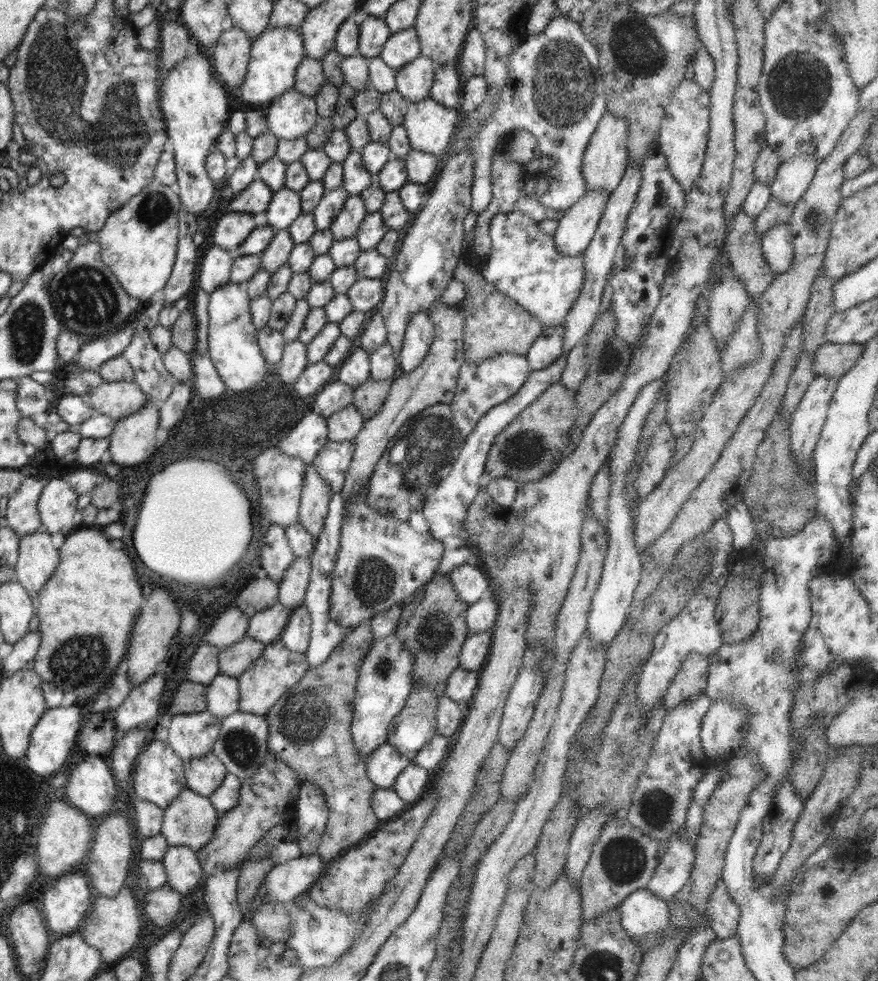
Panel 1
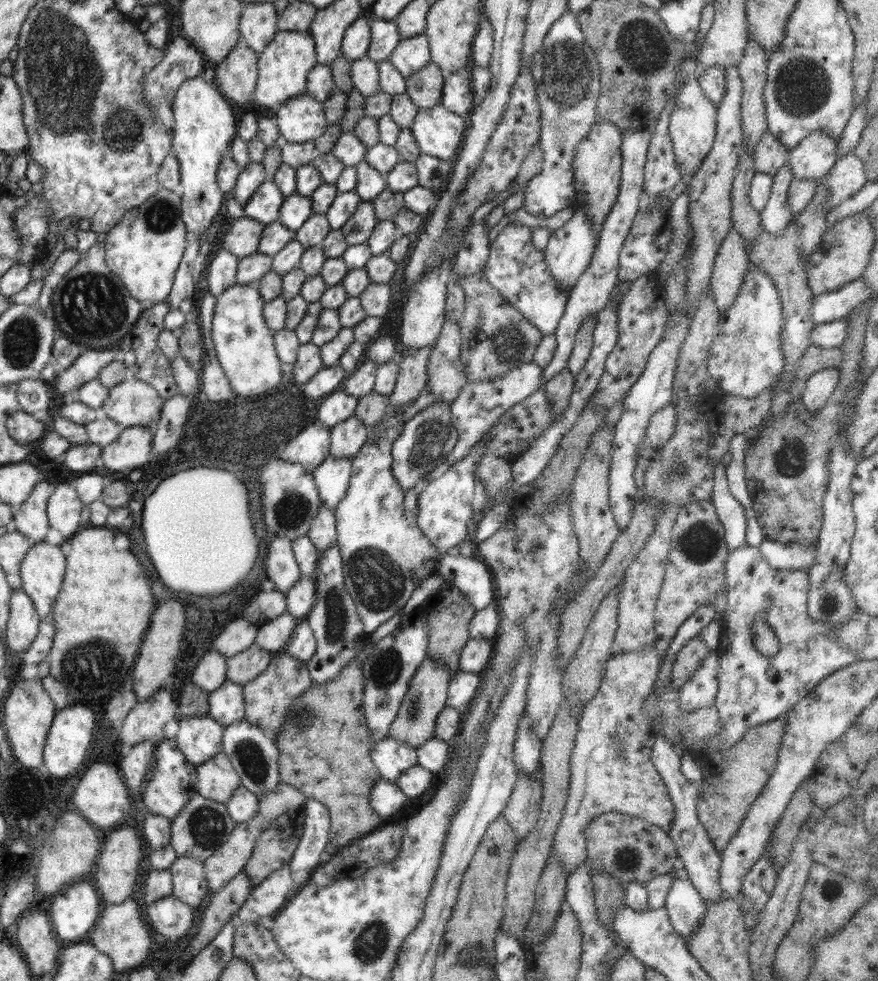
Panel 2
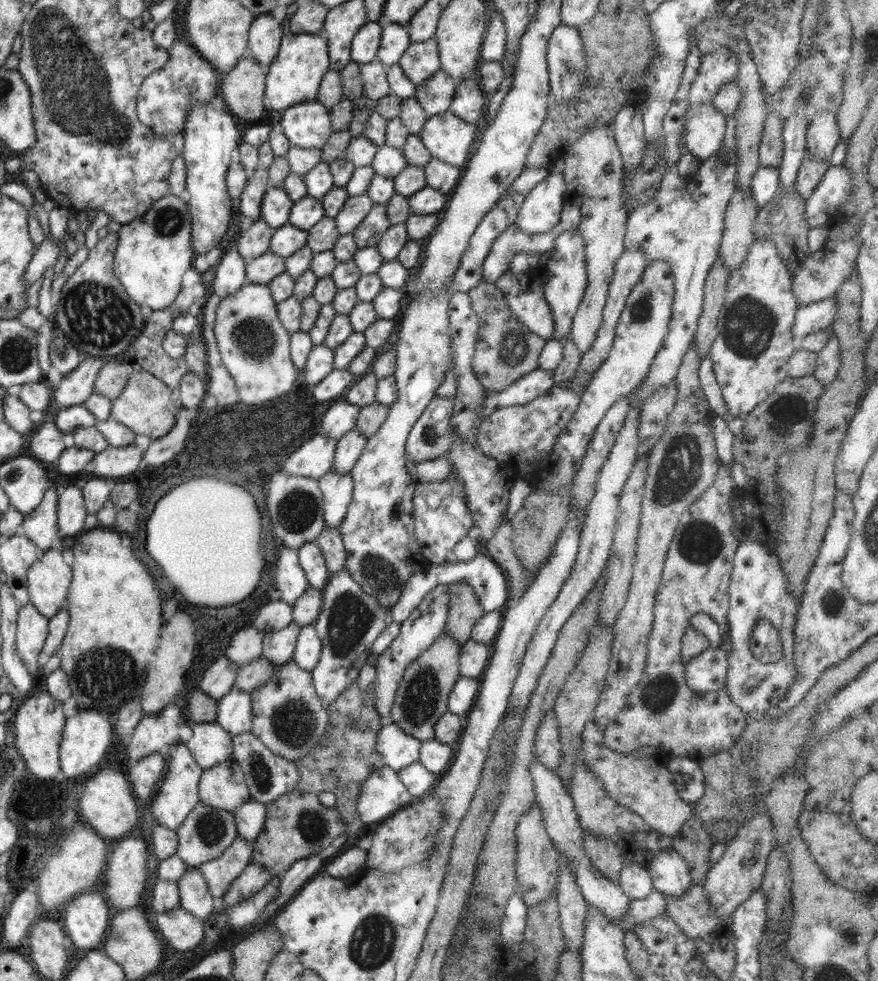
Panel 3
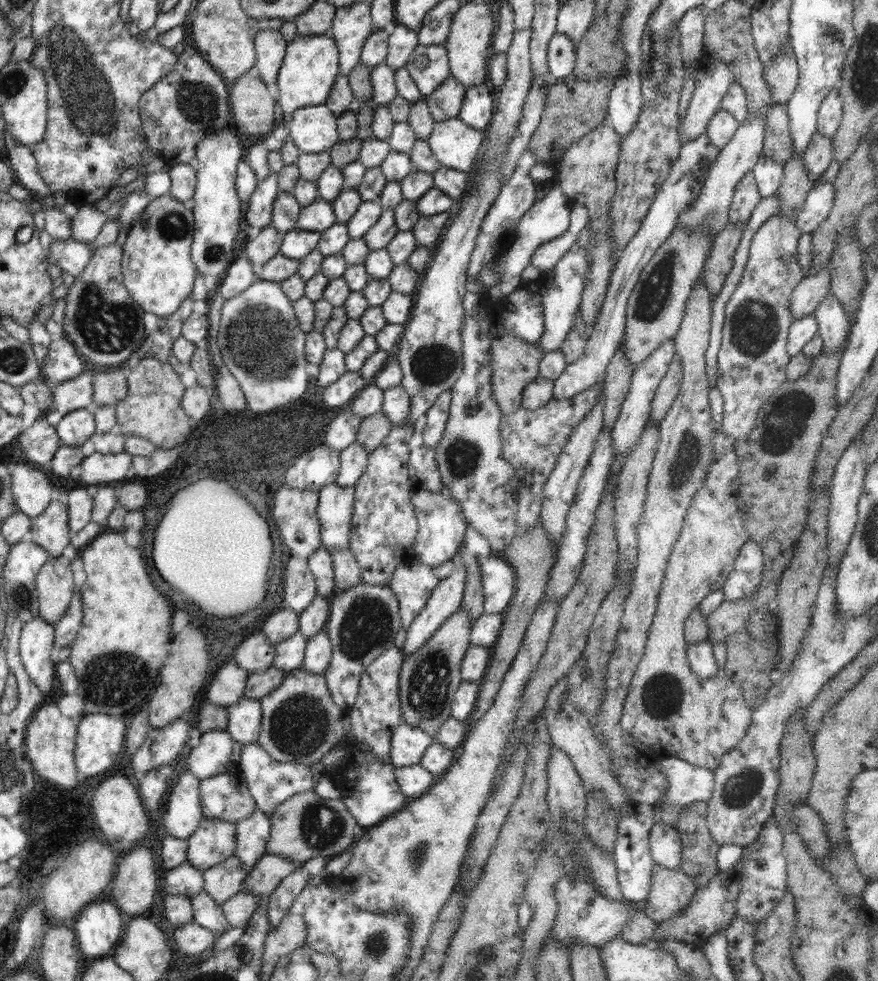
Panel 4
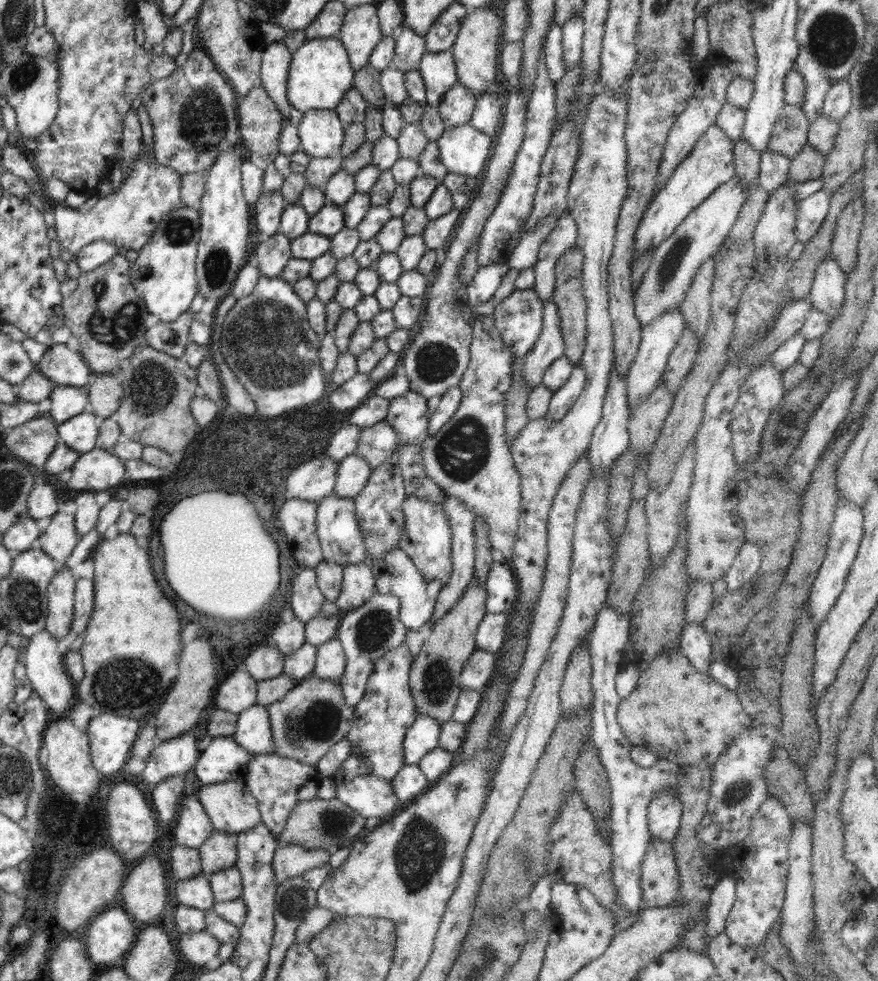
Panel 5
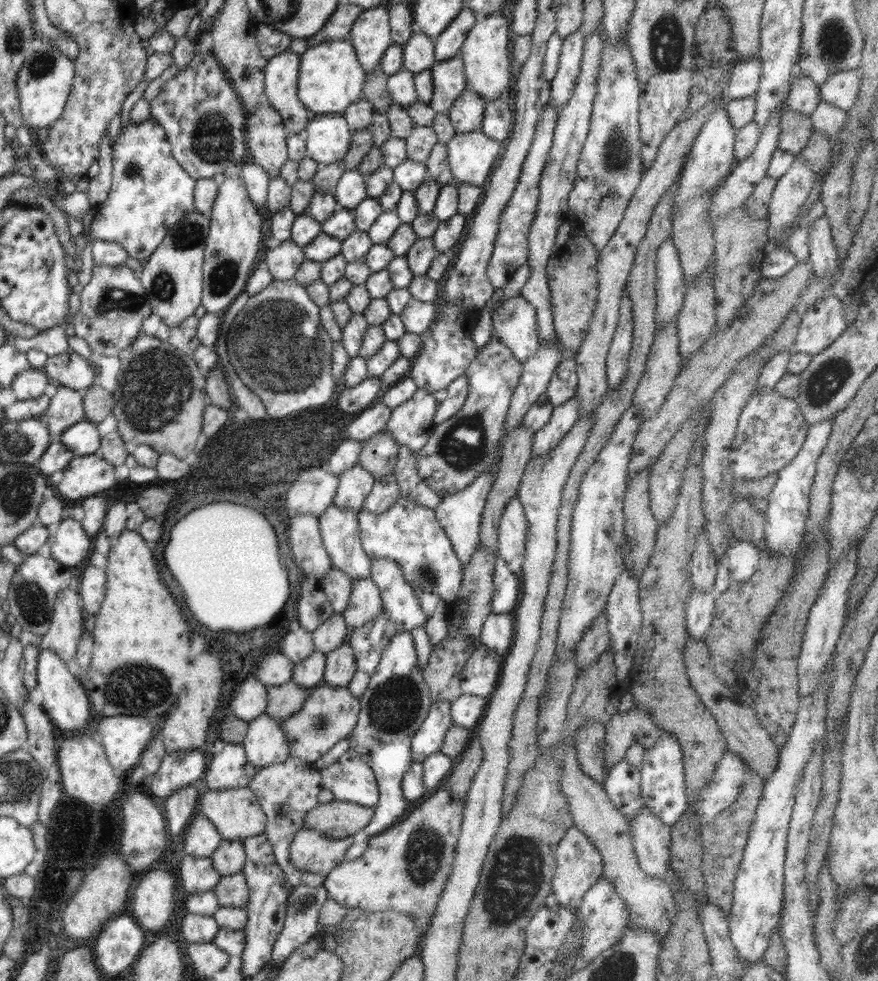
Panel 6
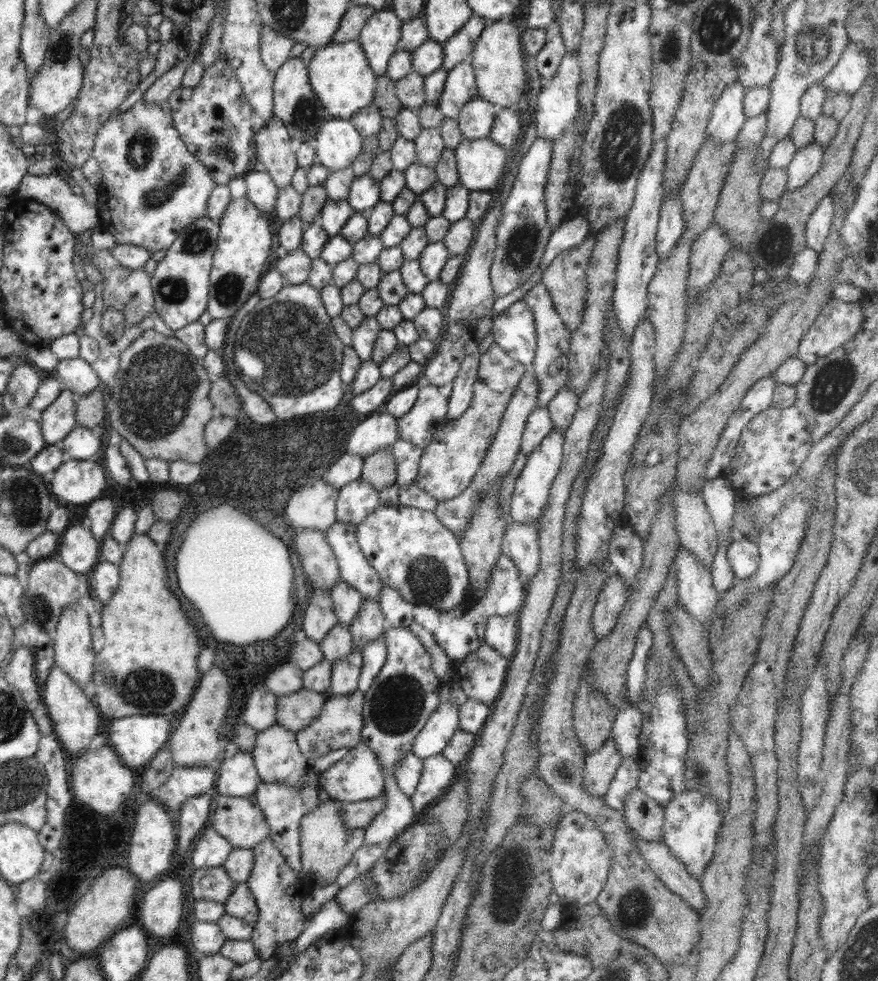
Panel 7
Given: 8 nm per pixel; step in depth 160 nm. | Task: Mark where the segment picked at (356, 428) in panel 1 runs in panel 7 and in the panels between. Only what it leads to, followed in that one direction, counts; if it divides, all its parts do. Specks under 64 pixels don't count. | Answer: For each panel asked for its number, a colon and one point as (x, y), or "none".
2: (346, 438)
3: (349, 447)
4: (353, 460)
5: (353, 474)
6: (355, 483)
7: (356, 500)

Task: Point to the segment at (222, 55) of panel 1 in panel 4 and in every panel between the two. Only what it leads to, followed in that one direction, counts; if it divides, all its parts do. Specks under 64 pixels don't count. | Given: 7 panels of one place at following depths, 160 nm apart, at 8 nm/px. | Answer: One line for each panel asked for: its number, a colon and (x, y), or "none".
2: (236, 76)
3: (243, 88)
4: (255, 110)

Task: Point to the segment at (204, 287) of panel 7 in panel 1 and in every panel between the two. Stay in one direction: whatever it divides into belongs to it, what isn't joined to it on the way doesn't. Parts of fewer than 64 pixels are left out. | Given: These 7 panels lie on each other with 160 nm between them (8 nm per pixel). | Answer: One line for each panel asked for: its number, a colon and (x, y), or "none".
1: (138, 243)
2: (144, 250)
3: (154, 251)
4: (157, 269)
5: (164, 273)
6: (173, 276)

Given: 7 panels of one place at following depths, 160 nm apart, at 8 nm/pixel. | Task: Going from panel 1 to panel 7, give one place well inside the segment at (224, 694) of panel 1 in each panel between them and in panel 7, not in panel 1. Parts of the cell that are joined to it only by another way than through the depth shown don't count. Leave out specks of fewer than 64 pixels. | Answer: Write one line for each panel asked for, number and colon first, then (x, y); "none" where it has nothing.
2: (227, 704)
3: (235, 715)
4: (245, 718)
5: (253, 730)
6: (264, 743)
7: (277, 758)

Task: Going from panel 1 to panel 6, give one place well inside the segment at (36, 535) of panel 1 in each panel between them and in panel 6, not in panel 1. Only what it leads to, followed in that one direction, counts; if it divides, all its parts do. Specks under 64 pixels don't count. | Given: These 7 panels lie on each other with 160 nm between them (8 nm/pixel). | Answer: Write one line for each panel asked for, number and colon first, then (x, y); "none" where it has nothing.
2: (42, 570)
3: (48, 579)
4: (54, 584)
5: (61, 592)
6: (66, 628)

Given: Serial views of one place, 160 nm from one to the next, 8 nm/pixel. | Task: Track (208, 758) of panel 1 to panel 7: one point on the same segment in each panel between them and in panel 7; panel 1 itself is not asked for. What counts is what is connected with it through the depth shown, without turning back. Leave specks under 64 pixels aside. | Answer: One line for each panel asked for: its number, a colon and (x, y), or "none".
2: (216, 779)
3: (223, 787)
4: (226, 797)
5: (231, 807)
6: (236, 813)
7: (239, 820)

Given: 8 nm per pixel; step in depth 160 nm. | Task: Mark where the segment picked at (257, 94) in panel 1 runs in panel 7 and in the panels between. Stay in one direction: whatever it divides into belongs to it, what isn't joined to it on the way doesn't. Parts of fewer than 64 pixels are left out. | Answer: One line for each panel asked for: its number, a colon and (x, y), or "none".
2: (283, 65)
3: (294, 76)
4: (311, 62)
5: (320, 72)
6: (330, 78)
7: (339, 73)

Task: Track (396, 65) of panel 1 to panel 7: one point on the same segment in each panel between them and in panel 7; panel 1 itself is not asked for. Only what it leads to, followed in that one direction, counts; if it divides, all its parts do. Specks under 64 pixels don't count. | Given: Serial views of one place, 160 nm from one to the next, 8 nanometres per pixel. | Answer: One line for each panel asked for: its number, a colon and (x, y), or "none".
2: (412, 53)
3: (420, 60)
4: (428, 65)
5: (438, 70)
6: (449, 80)
7: (460, 86)

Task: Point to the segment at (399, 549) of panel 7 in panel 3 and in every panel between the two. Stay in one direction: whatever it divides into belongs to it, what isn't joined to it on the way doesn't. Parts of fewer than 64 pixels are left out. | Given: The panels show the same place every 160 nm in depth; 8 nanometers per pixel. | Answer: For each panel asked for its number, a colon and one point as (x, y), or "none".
3: (437, 531)
4: (442, 527)
5: (427, 537)
6: (409, 533)

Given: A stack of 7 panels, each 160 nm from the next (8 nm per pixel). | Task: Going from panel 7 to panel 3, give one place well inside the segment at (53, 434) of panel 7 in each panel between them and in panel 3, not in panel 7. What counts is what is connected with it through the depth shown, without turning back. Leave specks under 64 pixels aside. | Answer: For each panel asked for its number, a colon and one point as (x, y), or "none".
3: (75, 387)
4: (77, 393)
5: (67, 401)
6: (65, 408)

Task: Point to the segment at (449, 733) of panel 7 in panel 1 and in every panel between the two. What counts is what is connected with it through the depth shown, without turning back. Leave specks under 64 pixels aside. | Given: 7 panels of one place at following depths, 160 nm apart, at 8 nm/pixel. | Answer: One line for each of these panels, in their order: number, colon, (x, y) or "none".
1: (384, 764)
2: (391, 758)
3: (397, 750)
4: (408, 745)
5: (422, 737)
6: (428, 740)

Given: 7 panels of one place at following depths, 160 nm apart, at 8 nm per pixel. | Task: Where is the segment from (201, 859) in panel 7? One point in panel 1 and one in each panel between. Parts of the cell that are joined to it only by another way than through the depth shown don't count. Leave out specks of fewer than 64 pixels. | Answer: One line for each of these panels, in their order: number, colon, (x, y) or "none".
1: (159, 776)
2: (173, 780)
3: (179, 793)
4: (182, 814)
5: (193, 827)
6: (202, 839)

